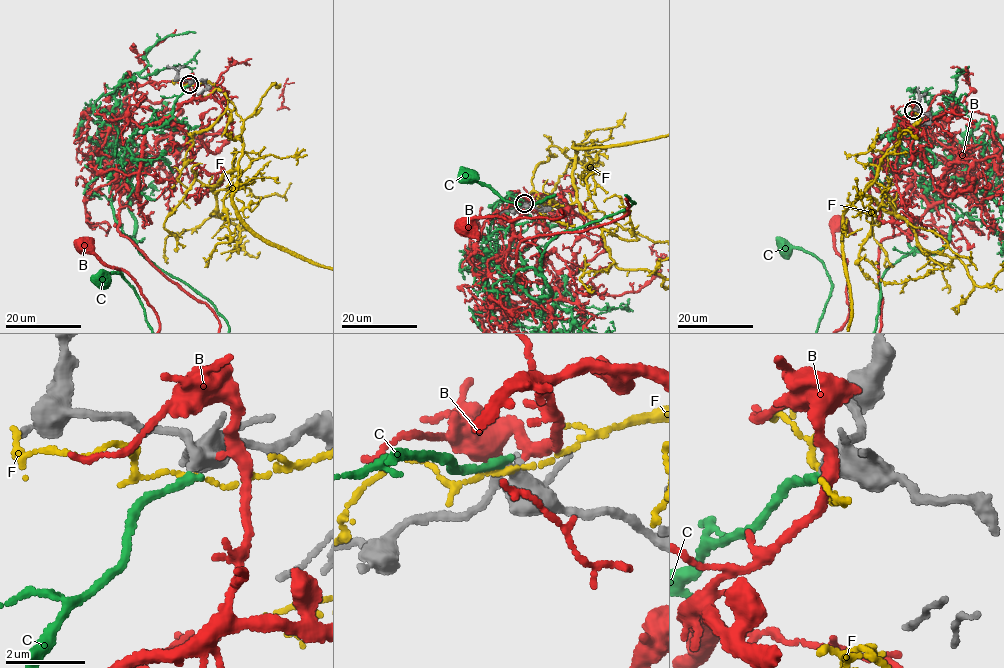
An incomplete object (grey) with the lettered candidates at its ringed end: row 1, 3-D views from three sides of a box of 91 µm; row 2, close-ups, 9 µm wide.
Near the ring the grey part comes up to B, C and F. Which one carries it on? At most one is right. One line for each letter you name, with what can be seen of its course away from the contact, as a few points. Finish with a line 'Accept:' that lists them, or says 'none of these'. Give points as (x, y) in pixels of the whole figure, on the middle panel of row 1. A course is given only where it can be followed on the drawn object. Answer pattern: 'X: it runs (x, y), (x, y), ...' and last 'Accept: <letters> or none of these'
C: it runs (524, 203), (492, 255), (538, 300), (547, 243), (635, 202), (569, 190), (530, 206), (467, 175)
Accept: C

